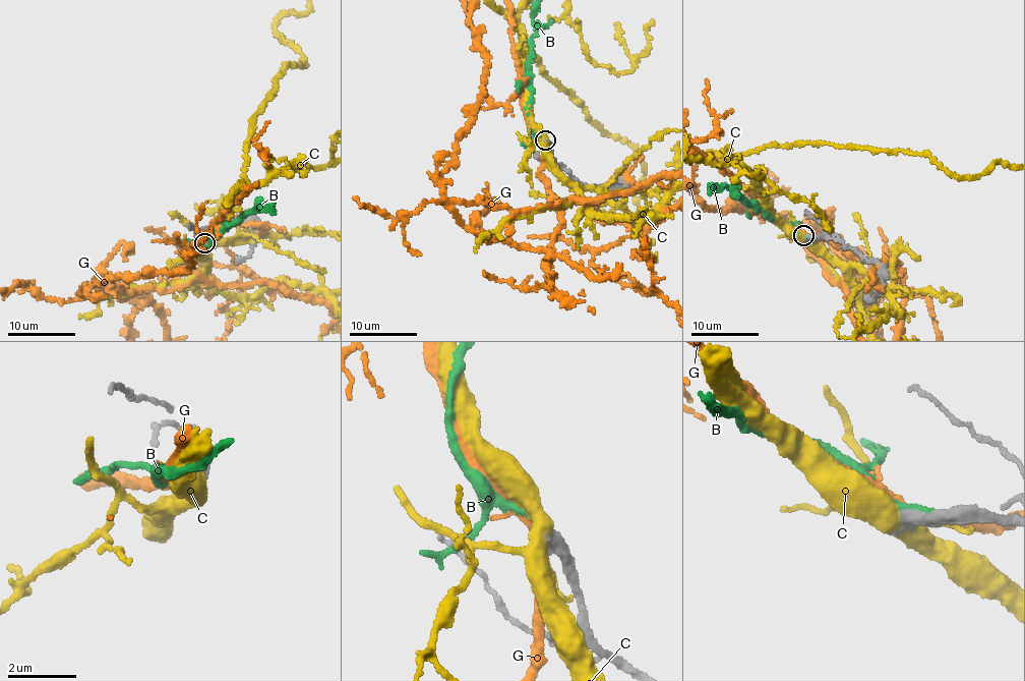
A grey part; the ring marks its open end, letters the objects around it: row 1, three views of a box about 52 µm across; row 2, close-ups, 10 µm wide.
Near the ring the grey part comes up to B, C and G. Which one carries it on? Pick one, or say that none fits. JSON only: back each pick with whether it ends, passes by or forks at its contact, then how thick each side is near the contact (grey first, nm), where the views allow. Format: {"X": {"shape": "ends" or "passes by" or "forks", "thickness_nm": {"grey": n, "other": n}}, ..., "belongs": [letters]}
{"B": {"shape": "ends", "thickness_nm": {"grey": 500, "other": 190}}, "belongs": ["B"]}

